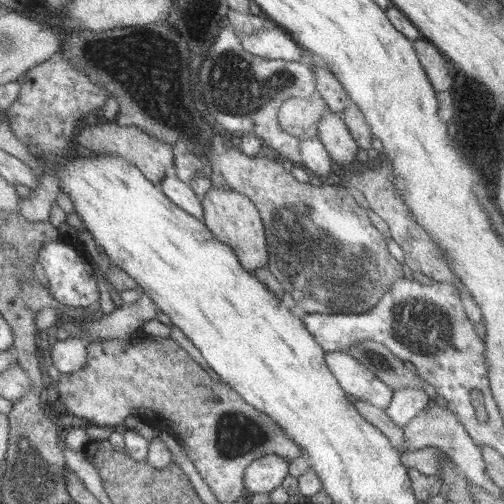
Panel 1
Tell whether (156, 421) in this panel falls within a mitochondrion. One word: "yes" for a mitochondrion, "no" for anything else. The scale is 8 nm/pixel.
no

